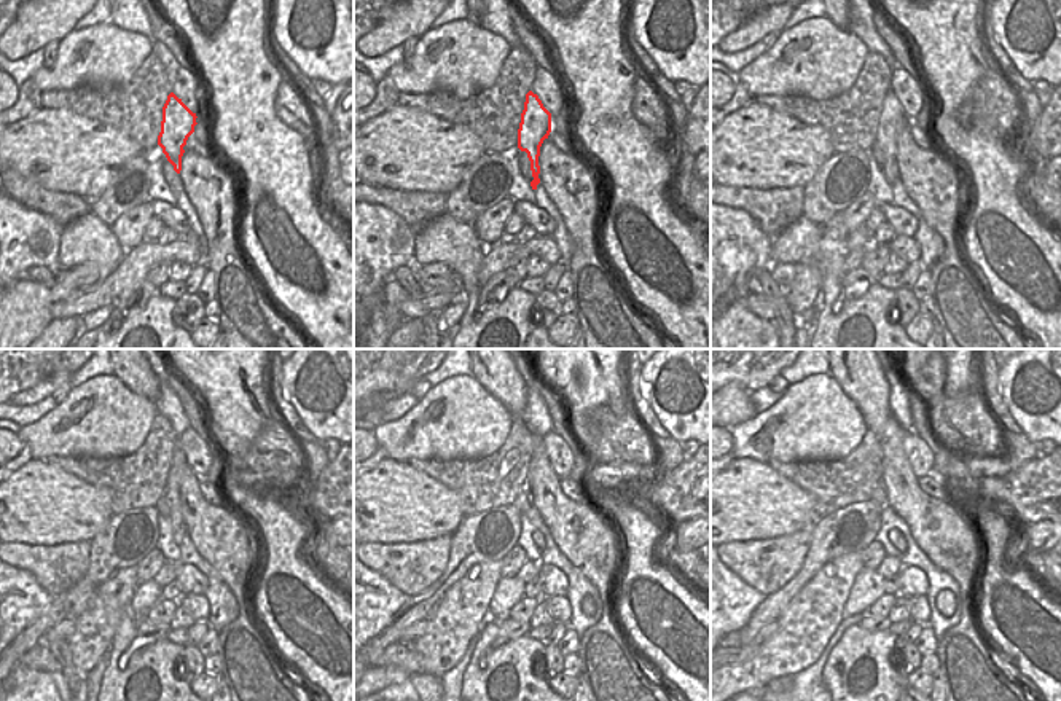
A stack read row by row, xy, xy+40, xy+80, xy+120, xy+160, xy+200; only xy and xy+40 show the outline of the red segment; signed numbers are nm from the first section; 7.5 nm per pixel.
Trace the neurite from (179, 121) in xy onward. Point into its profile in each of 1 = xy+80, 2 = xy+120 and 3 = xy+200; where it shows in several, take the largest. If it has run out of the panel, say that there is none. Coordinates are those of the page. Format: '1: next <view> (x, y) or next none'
1: next xy+80 (892, 115)
2: next xy+120 (179, 461)
3: next xy+200 (896, 537)

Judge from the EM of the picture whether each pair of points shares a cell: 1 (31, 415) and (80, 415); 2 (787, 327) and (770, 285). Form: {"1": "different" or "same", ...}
{"1": "different", "2": "same"}

